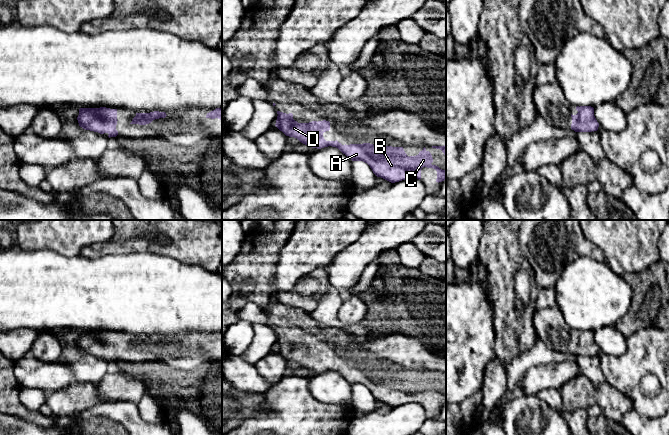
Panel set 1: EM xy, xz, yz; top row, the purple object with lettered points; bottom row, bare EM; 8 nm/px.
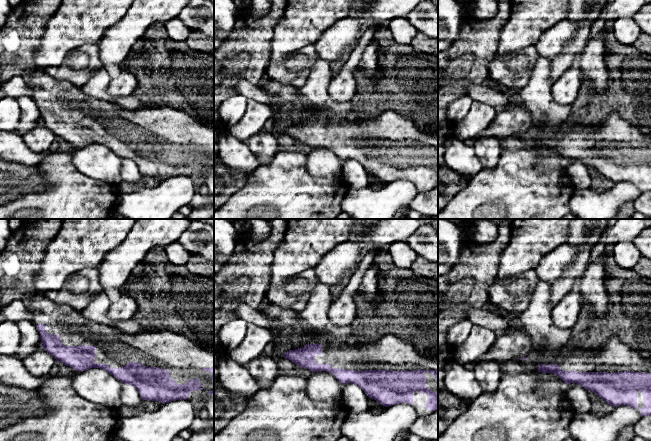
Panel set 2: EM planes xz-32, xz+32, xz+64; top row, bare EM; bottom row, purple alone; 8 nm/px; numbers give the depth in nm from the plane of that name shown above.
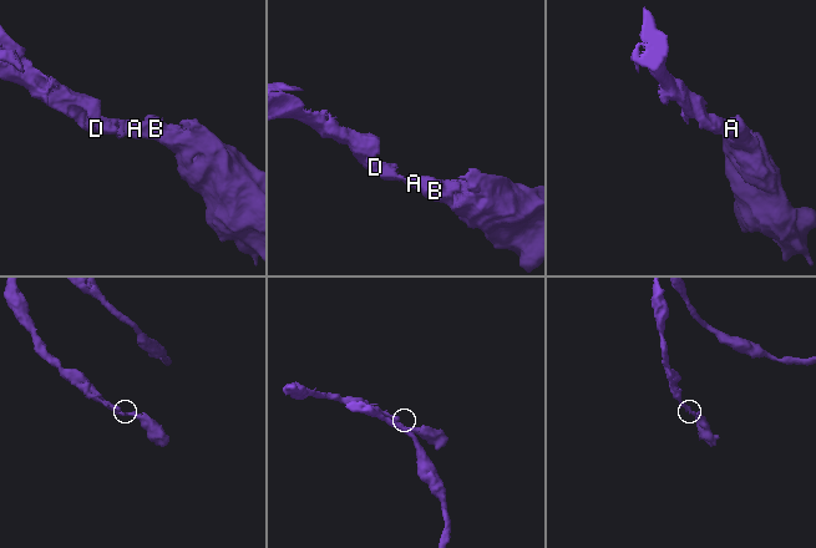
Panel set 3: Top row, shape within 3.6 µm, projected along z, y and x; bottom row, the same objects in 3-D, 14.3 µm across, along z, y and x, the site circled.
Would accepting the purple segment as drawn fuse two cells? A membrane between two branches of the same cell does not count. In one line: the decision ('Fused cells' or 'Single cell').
Single cell

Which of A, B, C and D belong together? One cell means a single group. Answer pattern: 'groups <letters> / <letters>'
groups A B C D

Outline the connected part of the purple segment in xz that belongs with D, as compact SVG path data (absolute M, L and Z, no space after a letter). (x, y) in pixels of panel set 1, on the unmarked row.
M277 335L275 350L286 360L297 362L301 367L312 372L321 373L332 370L338 372L352 385L367 387L377 401L391 407L408 402L421 403L423 391L433 392L437 395L436 406L446 403L446 395L432 389L432 379L424 371L416 380L408 380L403 371L377 370L370 367L342 369L336 365L326 365L323 357L330 354L330 346L312 345L298 347L293 338Z

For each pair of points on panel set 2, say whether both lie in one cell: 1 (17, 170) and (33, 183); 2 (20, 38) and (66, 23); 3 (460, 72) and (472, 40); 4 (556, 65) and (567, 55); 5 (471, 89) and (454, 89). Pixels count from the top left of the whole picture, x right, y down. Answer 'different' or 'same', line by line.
1: same
2: different
3: same
4: same
5: different

